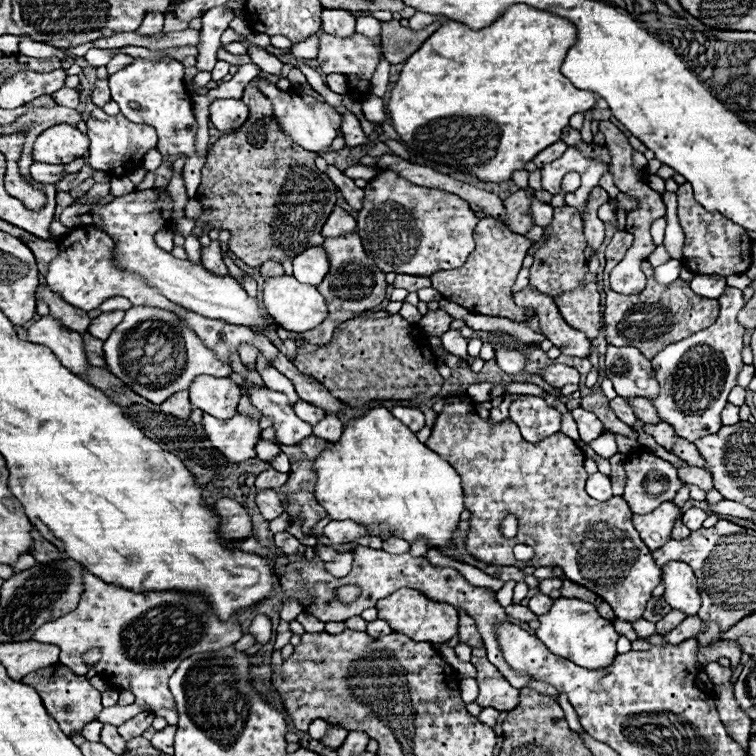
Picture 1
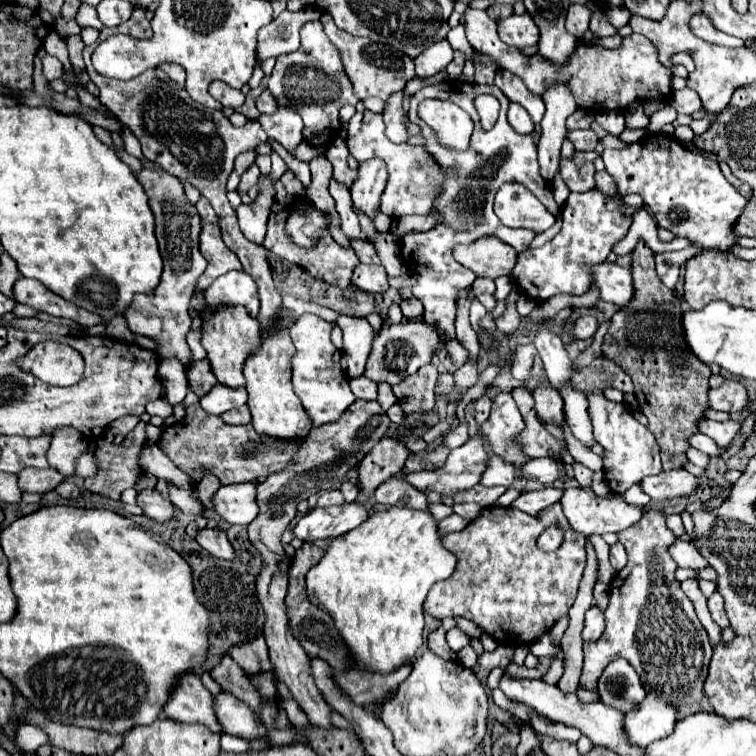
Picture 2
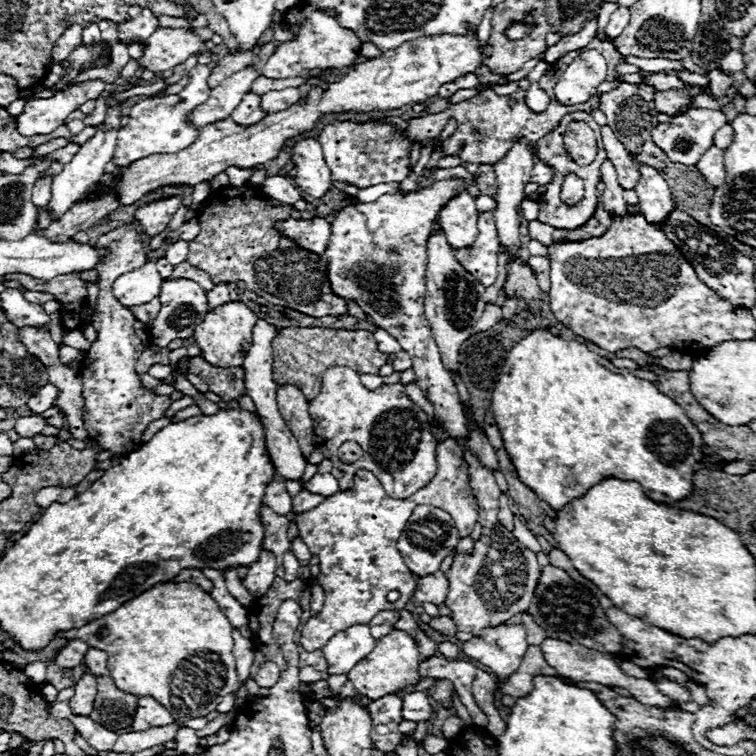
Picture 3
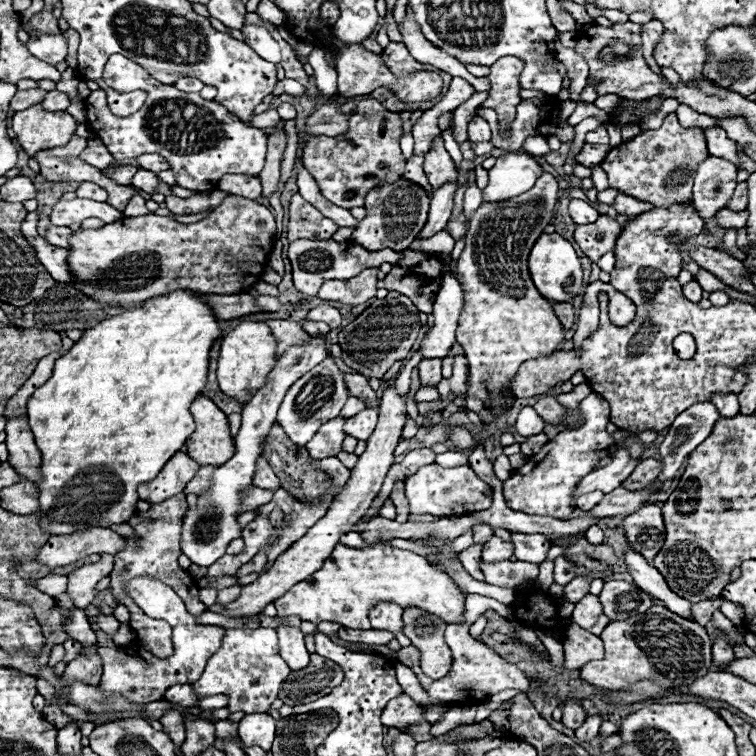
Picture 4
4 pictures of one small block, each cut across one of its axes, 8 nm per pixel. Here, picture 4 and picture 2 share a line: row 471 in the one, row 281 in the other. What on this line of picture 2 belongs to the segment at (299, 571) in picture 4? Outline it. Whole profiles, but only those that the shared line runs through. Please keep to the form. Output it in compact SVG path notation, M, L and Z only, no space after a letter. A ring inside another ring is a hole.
M358 264L352 274L352 284L358 286L362 292L370 292L370 294L386 292L390 288L384 266L374 266L374 264L372 266Z

